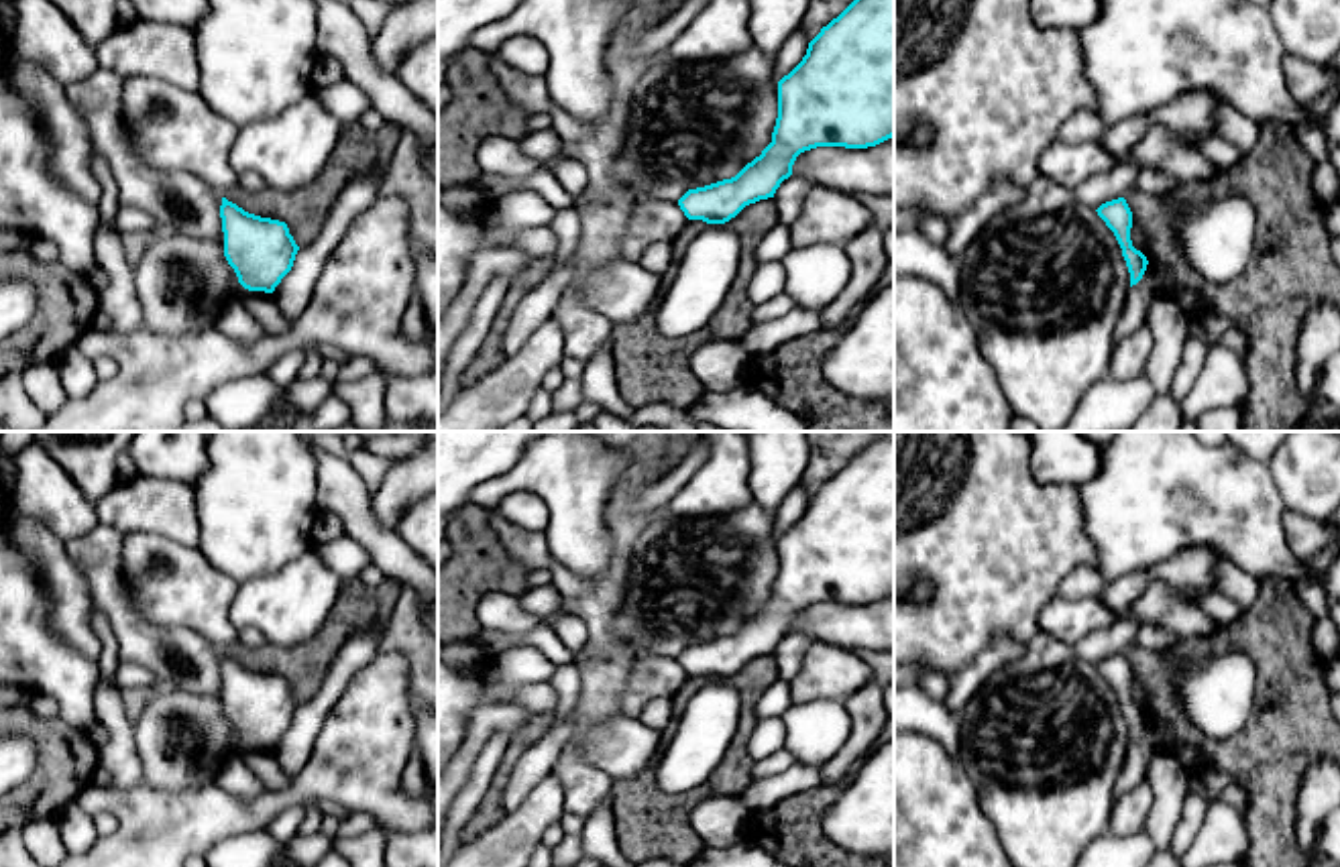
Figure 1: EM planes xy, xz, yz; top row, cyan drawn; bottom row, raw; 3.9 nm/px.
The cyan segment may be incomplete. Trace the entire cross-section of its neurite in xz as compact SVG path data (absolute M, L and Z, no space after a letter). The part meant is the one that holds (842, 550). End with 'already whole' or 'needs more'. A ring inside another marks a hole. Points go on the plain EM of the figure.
M894 438L861 448L808 499L802 517L778 537L772 598L735 633L688 645L678 661L688 676L725 680L745 661L774 653L796 613L817 602L868 604L894 592Z | already whole

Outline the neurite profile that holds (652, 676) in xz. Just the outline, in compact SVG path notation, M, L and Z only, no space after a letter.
M646 655L625 666L625 678L615 696L615 708L623 716L637 718L652 698L672 698L686 678L688 674L678 659Z

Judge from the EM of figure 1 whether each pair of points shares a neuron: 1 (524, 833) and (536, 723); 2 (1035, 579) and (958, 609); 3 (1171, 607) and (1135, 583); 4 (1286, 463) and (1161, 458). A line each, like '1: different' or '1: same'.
1: different
2: same
3: different
4: different

